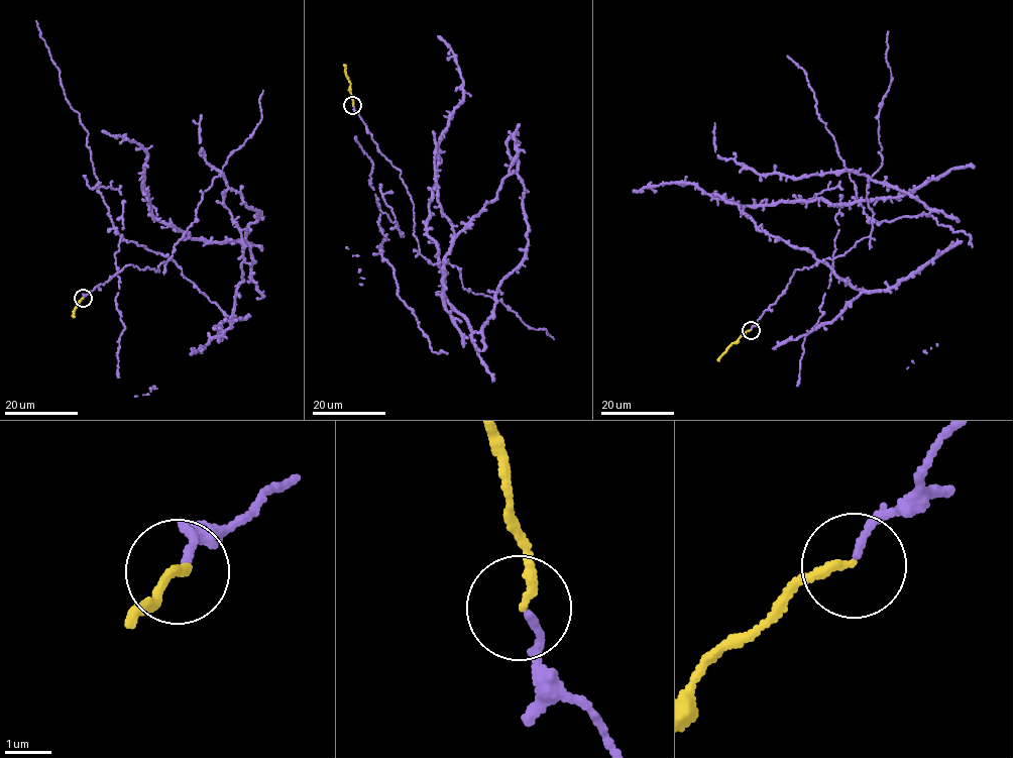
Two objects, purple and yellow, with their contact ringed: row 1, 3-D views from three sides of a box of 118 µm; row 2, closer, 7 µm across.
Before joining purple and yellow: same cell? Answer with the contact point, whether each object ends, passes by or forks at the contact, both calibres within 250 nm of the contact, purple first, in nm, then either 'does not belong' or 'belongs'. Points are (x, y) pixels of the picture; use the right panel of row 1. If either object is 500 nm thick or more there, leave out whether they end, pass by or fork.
place (751, 330); purple ends; yellow ends; calibres 150 and 190 nm; belongs

